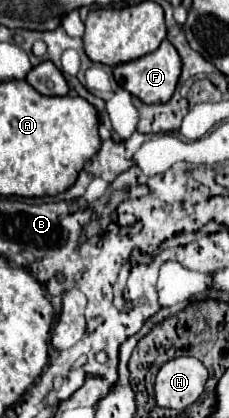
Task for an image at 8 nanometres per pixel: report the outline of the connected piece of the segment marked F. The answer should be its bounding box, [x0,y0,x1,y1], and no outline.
[114,40,182,104]

